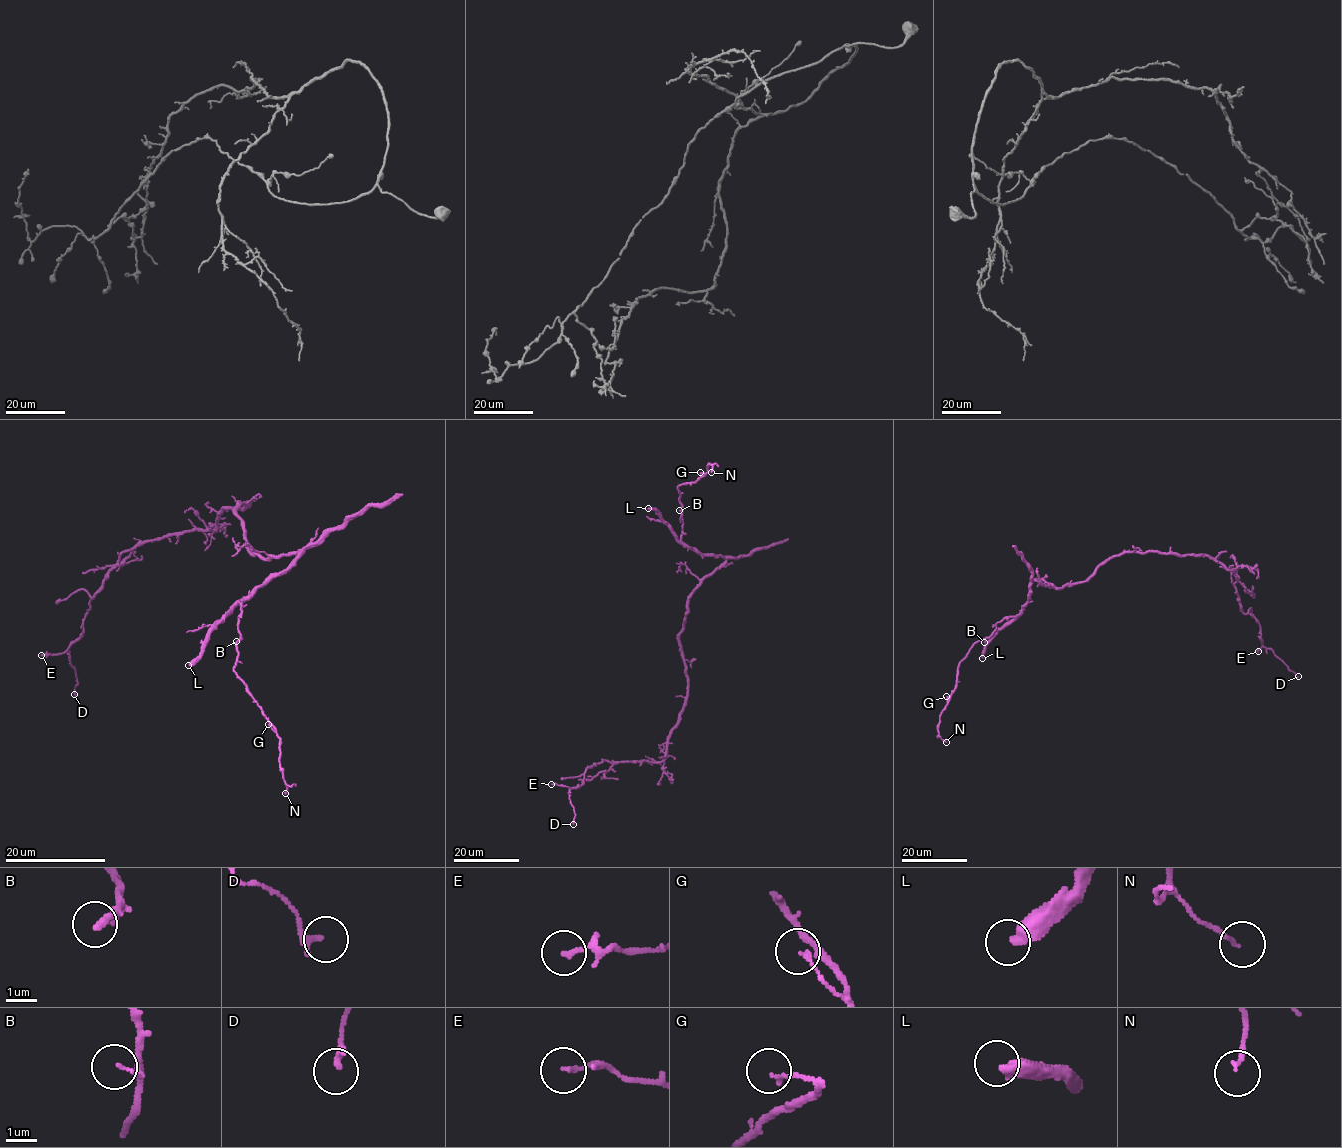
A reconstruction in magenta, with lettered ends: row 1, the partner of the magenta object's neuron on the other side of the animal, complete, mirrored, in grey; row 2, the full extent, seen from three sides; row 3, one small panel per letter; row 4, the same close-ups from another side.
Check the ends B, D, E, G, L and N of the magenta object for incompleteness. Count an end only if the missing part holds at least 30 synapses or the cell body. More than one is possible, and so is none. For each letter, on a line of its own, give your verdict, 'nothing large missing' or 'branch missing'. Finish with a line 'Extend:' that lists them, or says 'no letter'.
B: nothing large missing
D: nothing large missing
E: nothing large missing
G: nothing large missing
L: branch missing
N: nothing large missing
Extend: L

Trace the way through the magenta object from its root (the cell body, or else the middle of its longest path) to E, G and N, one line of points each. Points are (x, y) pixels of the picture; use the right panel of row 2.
E: (1106, 559), (1125, 552), (1203, 554), (1236, 569), (1234, 586), (1240, 609), (1260, 625), (1262, 646), (1258, 651)
G: (1106, 559), (1083, 582), (1054, 587), (1033, 580), (1022, 610), (998, 622), (960, 662), (955, 690), (946, 696)
N: (1106, 559), (1083, 582), (1054, 587), (1033, 580), (1022, 610), (973, 645), (940, 716), (938, 734), (946, 742)

